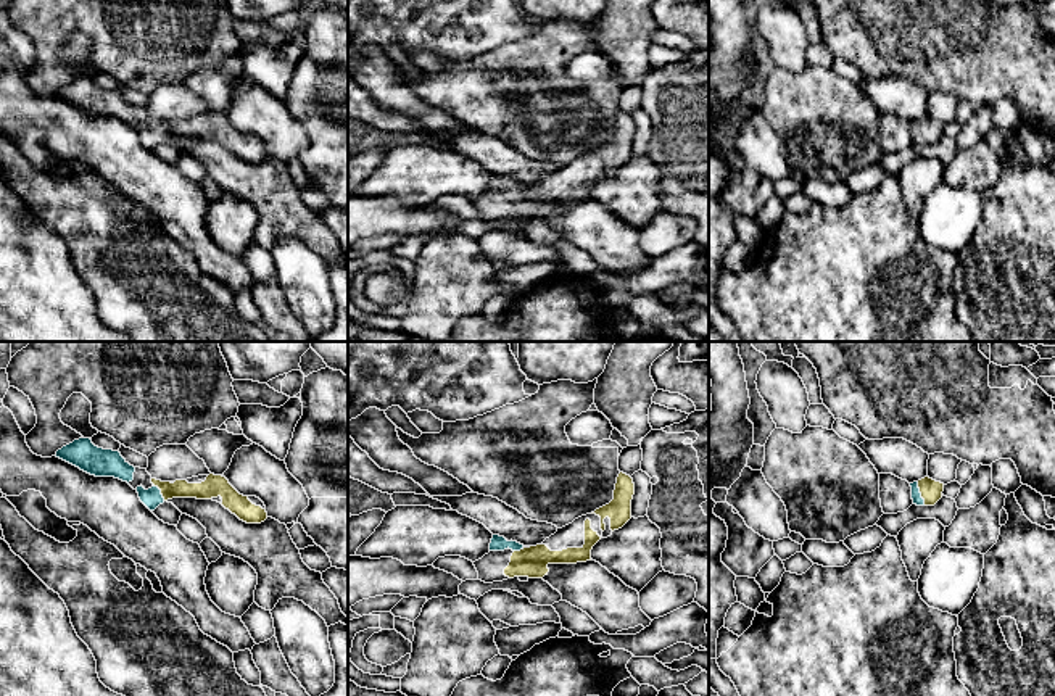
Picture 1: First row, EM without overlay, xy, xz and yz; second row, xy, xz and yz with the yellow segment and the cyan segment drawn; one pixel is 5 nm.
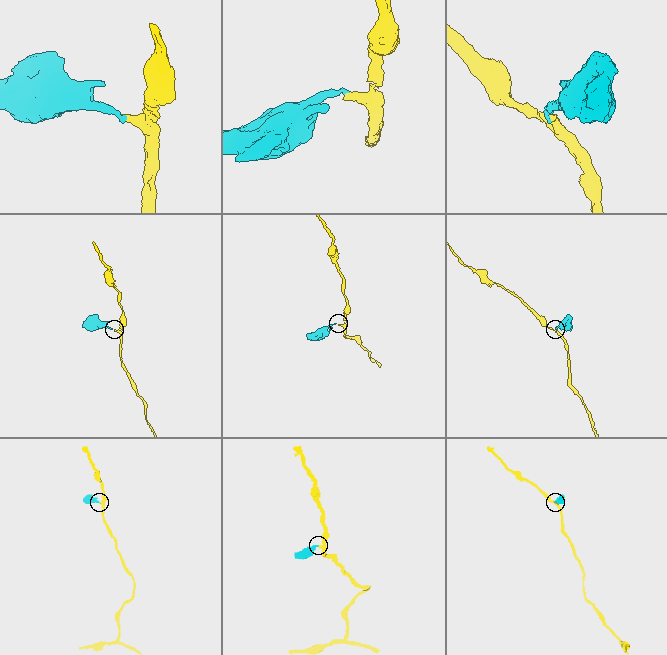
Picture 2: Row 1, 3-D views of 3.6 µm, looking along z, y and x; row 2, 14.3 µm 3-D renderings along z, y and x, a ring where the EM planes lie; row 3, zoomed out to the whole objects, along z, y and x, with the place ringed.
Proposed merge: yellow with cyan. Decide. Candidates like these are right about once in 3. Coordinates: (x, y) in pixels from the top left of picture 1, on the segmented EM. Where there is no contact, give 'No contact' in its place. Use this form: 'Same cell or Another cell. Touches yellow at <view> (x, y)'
Same cell. Touches yellow at yz (920, 492)

